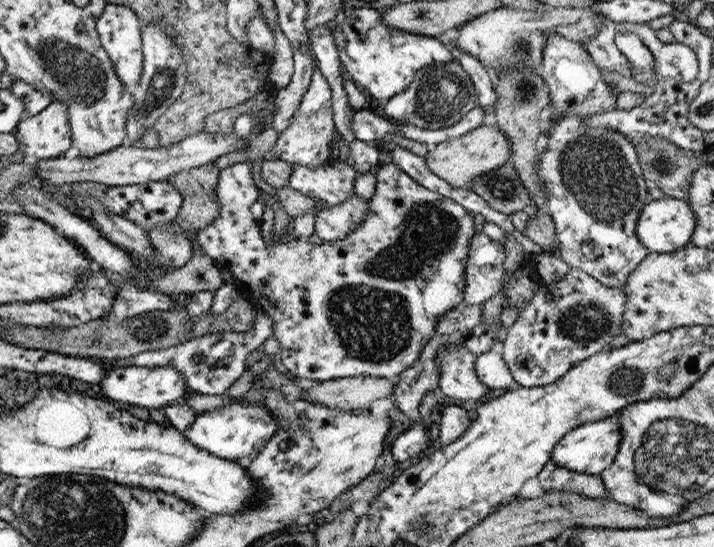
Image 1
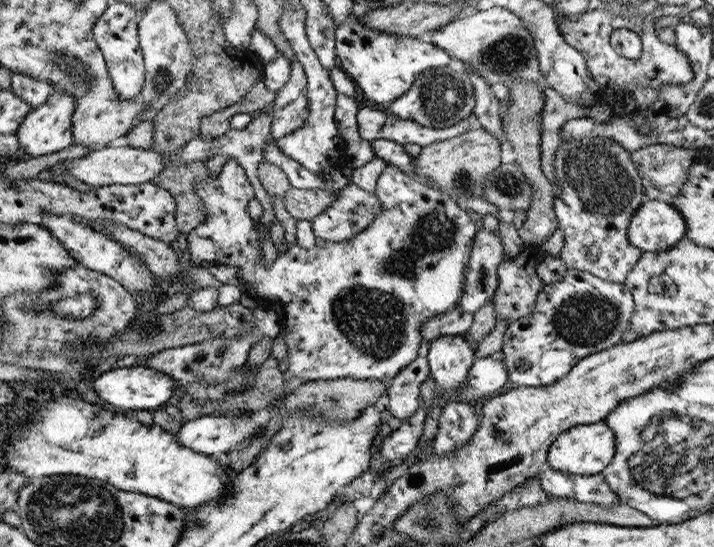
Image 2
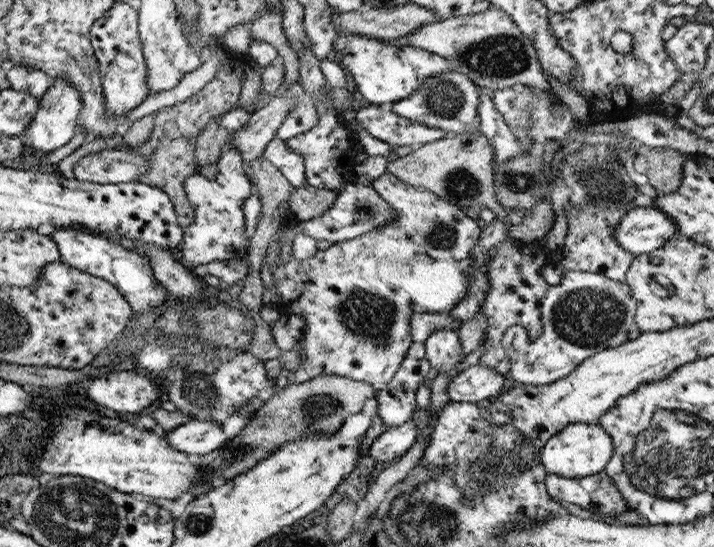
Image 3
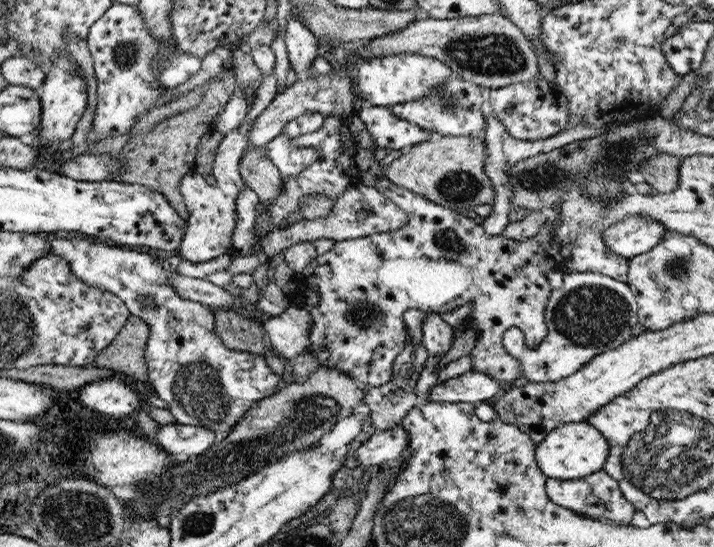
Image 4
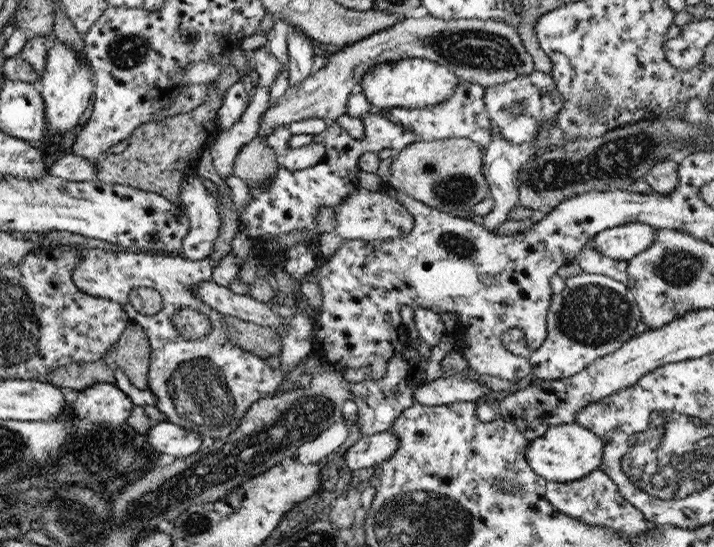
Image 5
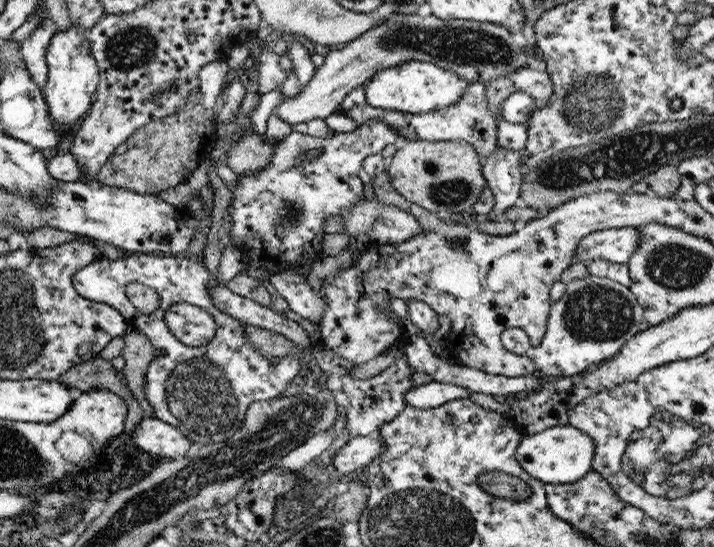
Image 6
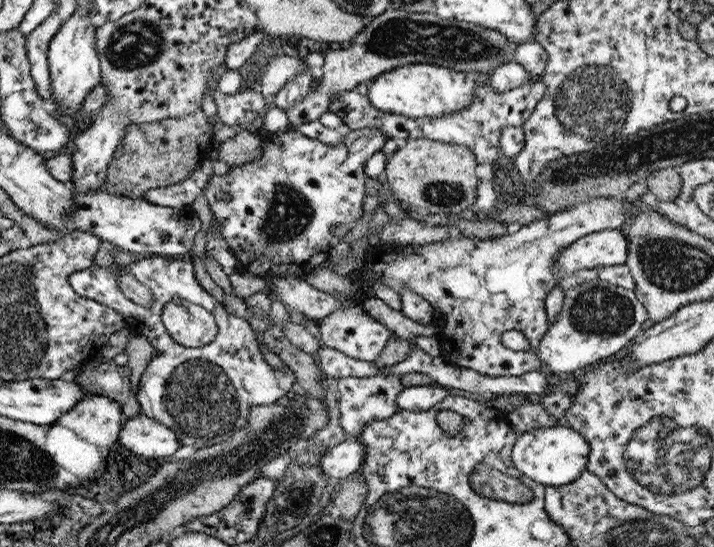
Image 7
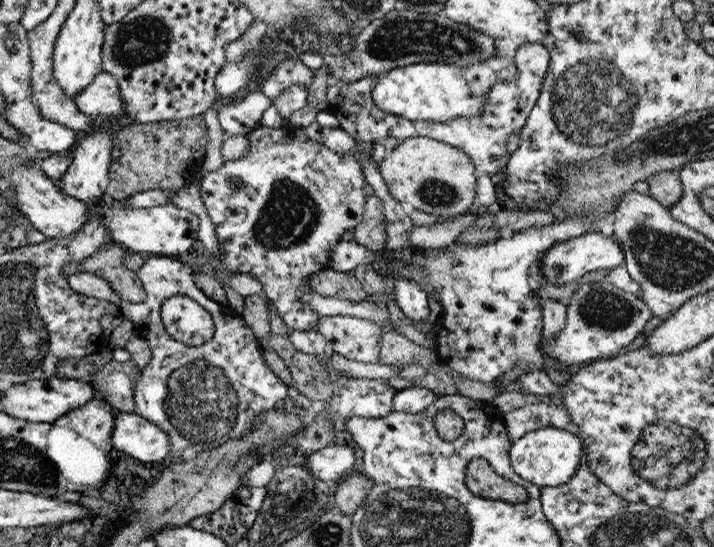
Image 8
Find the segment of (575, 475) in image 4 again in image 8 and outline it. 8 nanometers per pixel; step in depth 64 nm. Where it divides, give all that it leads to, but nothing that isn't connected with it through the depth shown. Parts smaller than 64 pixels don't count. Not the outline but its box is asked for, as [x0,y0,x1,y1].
[508,428,585,487]

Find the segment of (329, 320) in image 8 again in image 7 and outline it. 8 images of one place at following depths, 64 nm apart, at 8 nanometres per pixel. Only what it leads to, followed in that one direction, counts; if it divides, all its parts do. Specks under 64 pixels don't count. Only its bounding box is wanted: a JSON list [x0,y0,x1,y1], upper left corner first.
[317,197,630,376]

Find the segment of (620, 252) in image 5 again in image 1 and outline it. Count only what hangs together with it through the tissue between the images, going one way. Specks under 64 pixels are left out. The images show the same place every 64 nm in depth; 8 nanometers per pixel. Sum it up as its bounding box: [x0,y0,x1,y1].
[635,198,693,253]

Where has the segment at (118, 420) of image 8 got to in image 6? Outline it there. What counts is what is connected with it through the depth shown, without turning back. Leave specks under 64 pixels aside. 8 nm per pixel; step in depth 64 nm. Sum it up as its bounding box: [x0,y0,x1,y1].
[129,417,192,458]

